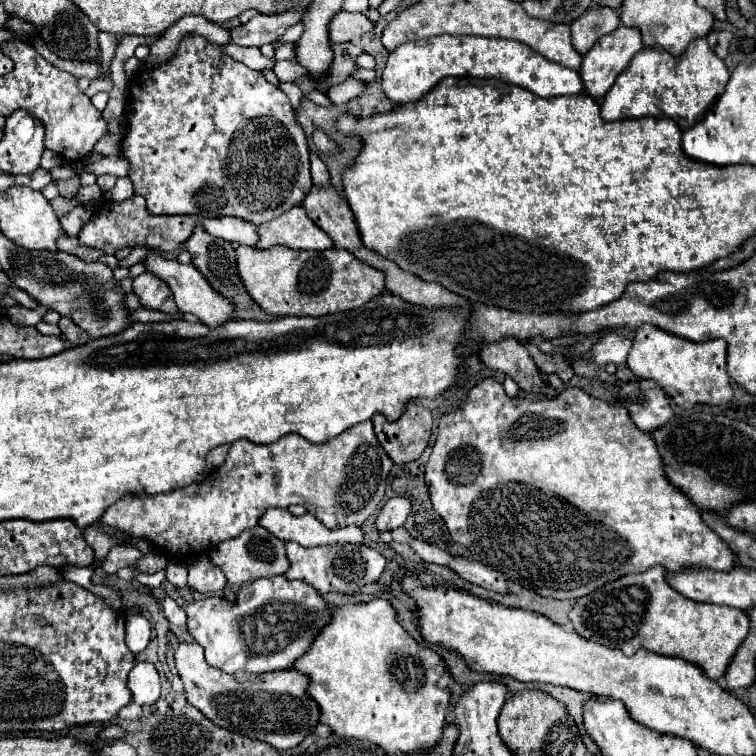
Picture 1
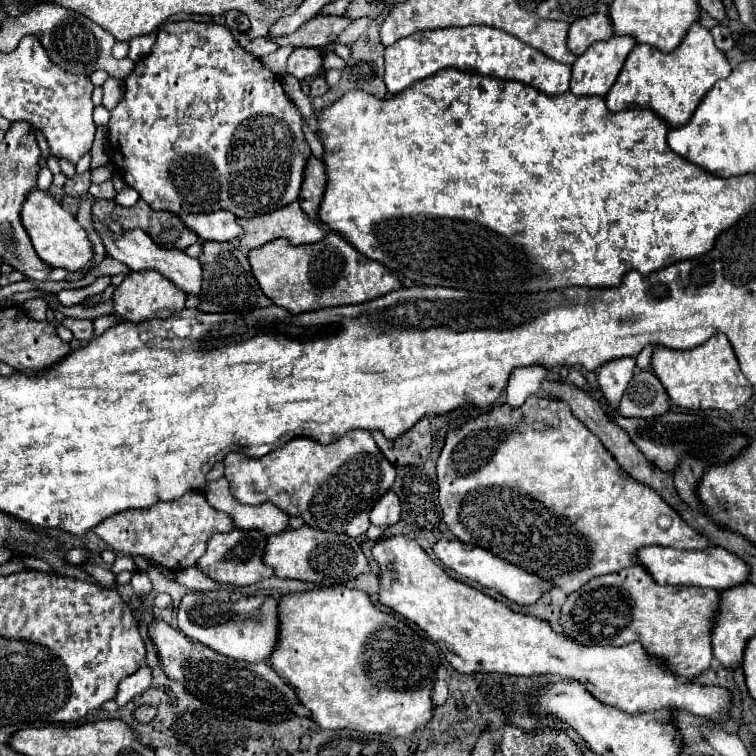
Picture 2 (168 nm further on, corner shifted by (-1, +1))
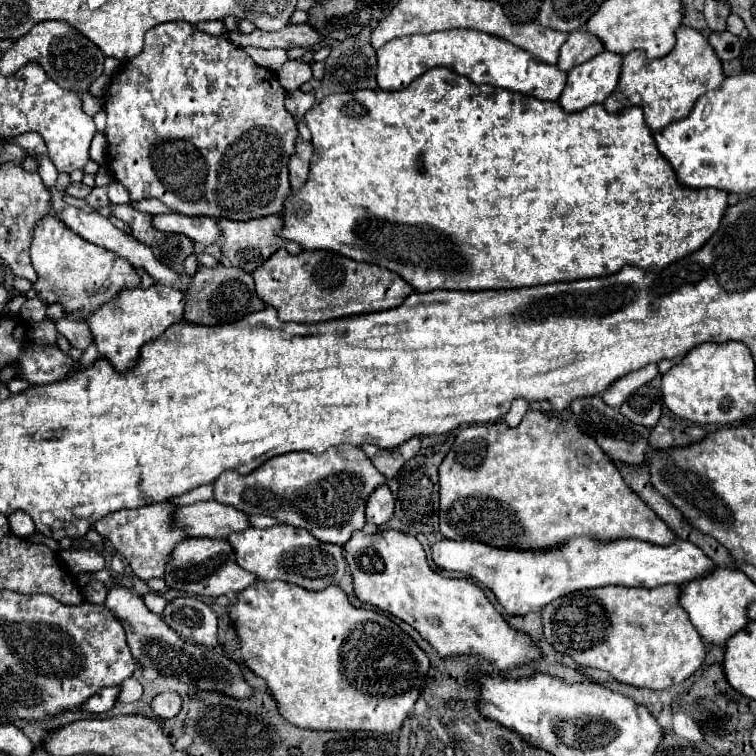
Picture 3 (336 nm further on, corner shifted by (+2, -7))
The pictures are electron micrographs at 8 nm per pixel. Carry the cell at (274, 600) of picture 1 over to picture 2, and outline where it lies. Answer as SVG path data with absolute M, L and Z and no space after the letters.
M190 591L178 607L178 627L186 637L220 655L246 663L262 663L270 659L278 645L278 599L274 595L252 595L224 603Z

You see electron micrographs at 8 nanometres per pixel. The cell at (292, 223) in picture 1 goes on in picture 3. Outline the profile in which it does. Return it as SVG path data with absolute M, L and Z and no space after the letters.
M269 215L269 217L263 217L263 219L249 219L249 221L217 219L217 225L219 225L221 235L223 235L223 245L221 245L223 257L233 267L239 267L239 269L243 269L247 273L253 273L257 267L261 267L261 263L267 261L279 247L285 247L291 255L297 255L297 253L303 251L295 241L287 241L287 239L281 239L277 235L277 231L283 225L279 215Z

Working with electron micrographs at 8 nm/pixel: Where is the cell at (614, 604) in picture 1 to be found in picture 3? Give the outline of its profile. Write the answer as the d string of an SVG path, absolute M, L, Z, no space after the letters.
M597 587L597 589L583 589L583 591L575 591L563 599L555 599L555 603L549 603L543 607L541 611L543 617L543 633L545 639L563 655L569 655L579 667L593 667L593 669L601 669L607 671L613 679L617 679L619 683L627 683L633 687L647 687L647 689L667 689L675 683L681 683L685 679L689 679L703 663L705 659L705 643L699 637L699 633L695 631L693 623L689 621L689 615L685 613L685 609L679 605L679 589L677 587L653 587L653 589L645 589L645 587Z

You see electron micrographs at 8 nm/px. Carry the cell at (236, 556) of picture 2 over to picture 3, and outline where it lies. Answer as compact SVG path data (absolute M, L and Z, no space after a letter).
M183 539L183 543L177 543L175 551L171 551L171 559L167 563L163 579L171 589L205 597L239 593L257 581L253 573L237 565L235 553L225 539Z

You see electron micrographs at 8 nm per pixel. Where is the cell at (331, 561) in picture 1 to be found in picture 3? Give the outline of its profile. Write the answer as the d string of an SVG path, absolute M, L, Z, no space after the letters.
M275 525L265 529L253 529L237 531L235 535L227 537L227 543L235 547L237 563L257 575L257 579L279 579L295 585L303 585L305 589L325 589L327 585L337 585L341 577L345 575L345 559L343 559L343 547L323 543L315 537L311 537L309 531L303 531L299 527L291 525Z

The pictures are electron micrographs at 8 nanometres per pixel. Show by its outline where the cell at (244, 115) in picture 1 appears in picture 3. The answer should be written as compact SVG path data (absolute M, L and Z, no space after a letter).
M171 21L157 25L145 33L145 47L139 55L125 61L111 77L111 91L107 87L105 97L105 111L107 111L107 153L109 153L109 167L115 175L115 179L129 191L131 203L137 203L141 199L161 199L167 207L171 207L177 213L183 215L209 215L209 217L225 217L233 221L247 221L255 217L267 217L277 215L283 211L283 203L289 187L289 157L295 149L297 139L297 125L291 117L291 113L283 105L285 101L285 89L281 87L279 79L273 71L259 67L243 49L235 47L231 41L227 41L223 35L213 37L209 33L201 33L195 25L189 25L185 21Z

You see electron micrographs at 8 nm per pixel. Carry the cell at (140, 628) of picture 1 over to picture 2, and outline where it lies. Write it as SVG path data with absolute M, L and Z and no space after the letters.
M137 571L133 574L131 585L138 599L143 602L144 596L152 591L152 583L145 572Z

